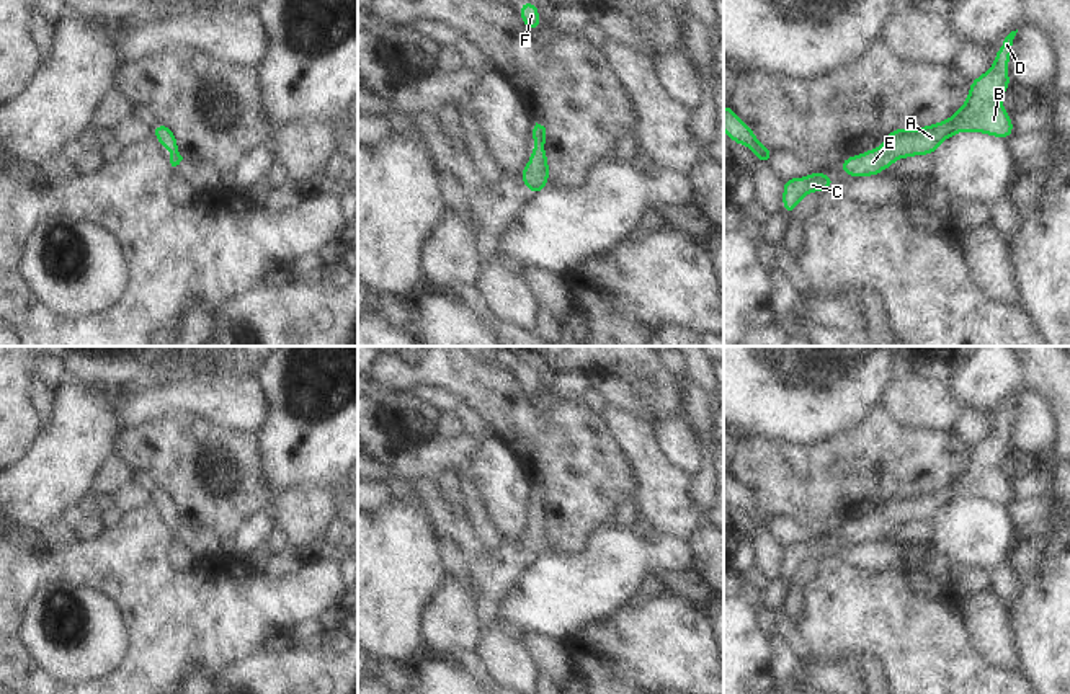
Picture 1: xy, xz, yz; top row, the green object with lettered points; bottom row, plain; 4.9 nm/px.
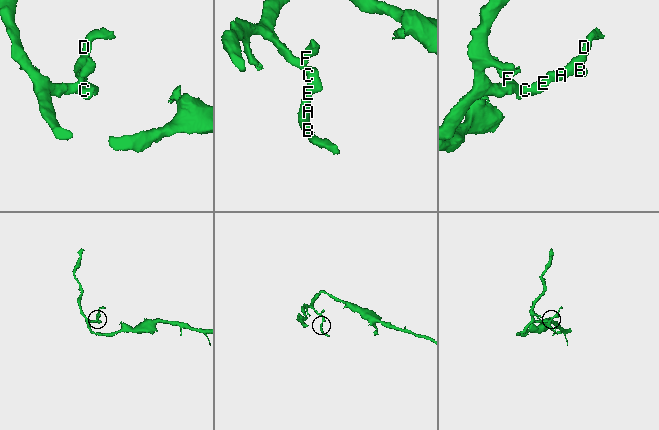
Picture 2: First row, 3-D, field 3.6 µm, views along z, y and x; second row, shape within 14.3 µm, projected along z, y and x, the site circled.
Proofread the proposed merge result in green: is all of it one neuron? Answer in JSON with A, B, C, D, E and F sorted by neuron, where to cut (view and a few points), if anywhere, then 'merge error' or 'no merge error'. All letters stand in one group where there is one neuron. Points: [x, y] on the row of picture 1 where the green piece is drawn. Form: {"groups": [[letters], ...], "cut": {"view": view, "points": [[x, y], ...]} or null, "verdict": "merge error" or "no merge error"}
{"groups": [["A", "B", "C", "D", "E", "F"]], "cut": null, "verdict": "no merge error"}

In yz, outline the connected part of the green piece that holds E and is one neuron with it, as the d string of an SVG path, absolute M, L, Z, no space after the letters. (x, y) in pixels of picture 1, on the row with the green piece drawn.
M1018 29L1005 38L993 65L970 82L965 103L949 119L916 129L889 131L881 147L851 155L838 167L849 178L877 176L897 158L933 155L946 139L965 131L1006 140L1014 134L1011 116L1003 109L1003 93L1011 87L1008 64L1016 33Z

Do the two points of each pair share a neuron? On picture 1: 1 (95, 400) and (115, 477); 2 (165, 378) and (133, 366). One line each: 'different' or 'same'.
1: different
2: different

